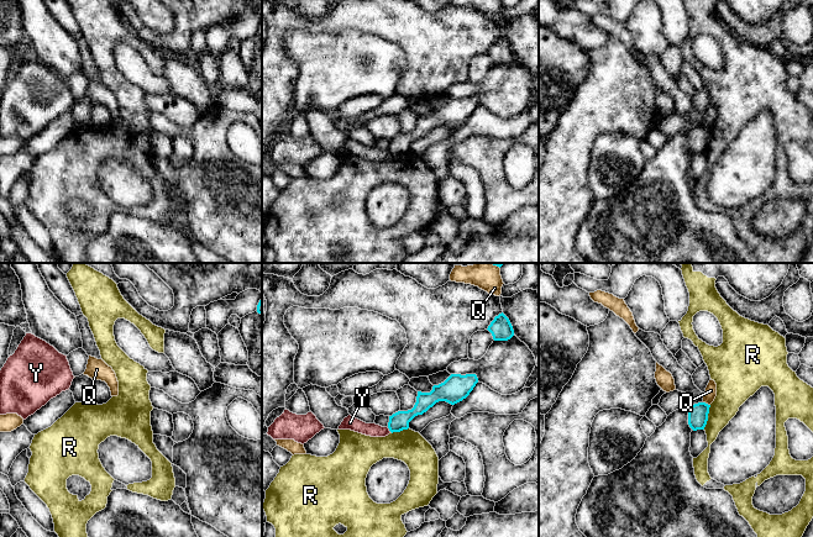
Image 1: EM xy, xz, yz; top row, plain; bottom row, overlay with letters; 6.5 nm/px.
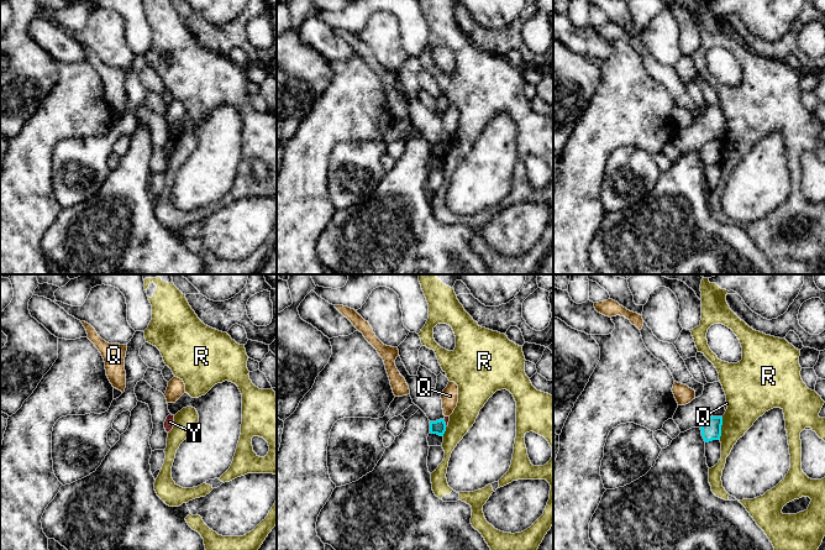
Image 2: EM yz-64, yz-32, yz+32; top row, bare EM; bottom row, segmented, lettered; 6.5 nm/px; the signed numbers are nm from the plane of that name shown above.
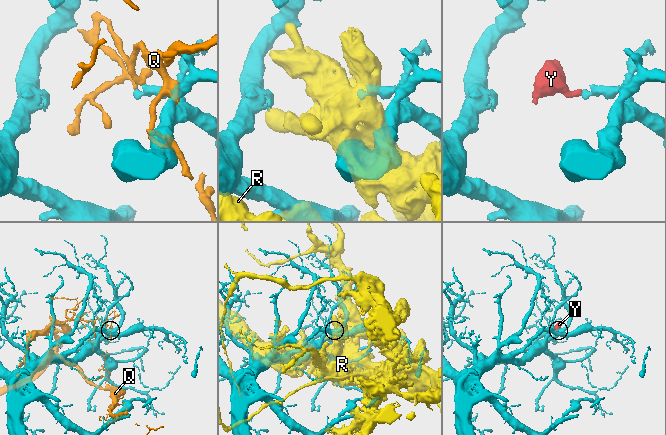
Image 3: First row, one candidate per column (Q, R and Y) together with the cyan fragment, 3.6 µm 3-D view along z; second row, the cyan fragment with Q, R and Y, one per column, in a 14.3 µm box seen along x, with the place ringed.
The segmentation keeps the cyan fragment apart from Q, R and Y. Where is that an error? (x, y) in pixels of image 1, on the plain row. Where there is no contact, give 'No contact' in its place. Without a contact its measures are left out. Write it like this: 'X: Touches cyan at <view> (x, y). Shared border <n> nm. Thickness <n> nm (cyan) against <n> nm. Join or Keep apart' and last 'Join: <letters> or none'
Q: Touches cyan at yz (707, 127). Shared border 50 nm. Thickness 130 nm (cyan) against 80 nm. Keep apart
R: Touches cyan at yz (707, 141). Shared border 170 nm. Thickness 130 nm (cyan) against 220 nm. Keep apart
Y: Touches cyan at xz (389, 153). Shared border 40 nm. Thickness 120 nm (cyan) against 90 nm. Keep apart
Join: none

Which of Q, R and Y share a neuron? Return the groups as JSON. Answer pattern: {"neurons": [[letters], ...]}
{"neurons": [["Q"], ["R"], ["Y"]]}

